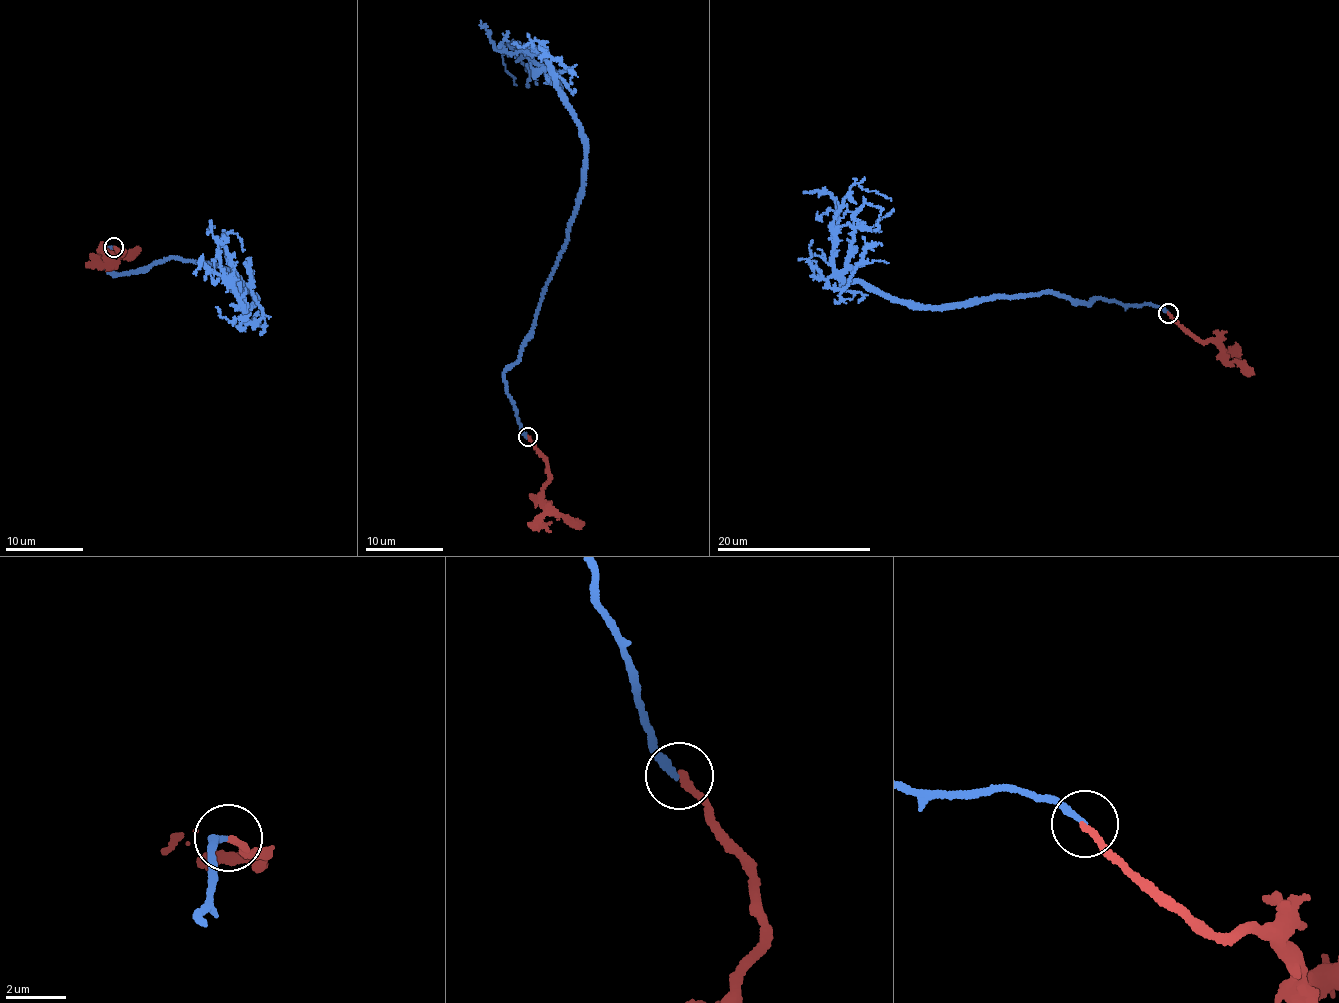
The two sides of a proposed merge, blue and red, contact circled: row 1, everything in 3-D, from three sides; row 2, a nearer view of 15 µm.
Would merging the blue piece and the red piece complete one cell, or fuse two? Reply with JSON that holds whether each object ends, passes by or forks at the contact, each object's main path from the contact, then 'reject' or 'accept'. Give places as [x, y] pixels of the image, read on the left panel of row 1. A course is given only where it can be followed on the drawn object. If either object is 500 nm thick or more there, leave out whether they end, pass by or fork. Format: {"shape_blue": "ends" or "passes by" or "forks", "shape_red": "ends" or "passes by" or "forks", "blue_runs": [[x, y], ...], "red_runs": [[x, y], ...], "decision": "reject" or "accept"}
{"shape_blue": "ends", "shape_red": "ends", "blue_runs": [[114, 248], [109, 273], [174, 257], [211, 262], [256, 302], [247, 314], [220, 266], [213, 228]], "red_runs": [[114, 248], [123, 250], [108, 258], [118, 261], [140, 248]], "decision": "accept"}

